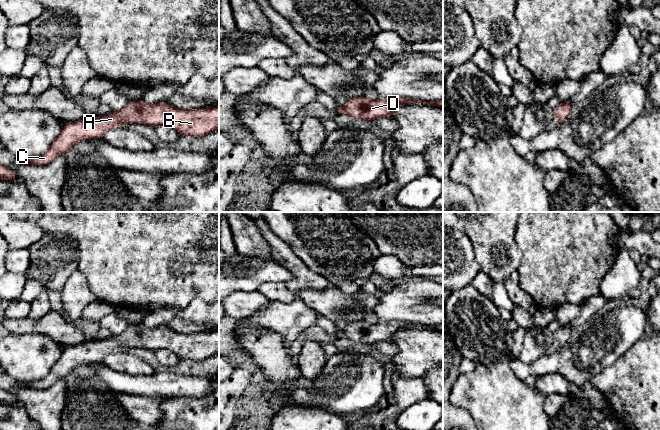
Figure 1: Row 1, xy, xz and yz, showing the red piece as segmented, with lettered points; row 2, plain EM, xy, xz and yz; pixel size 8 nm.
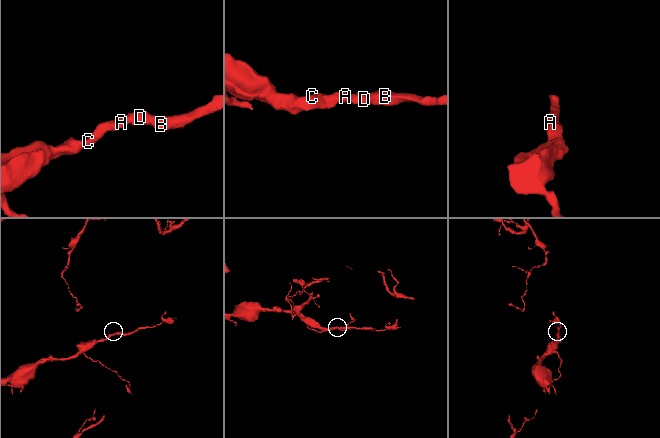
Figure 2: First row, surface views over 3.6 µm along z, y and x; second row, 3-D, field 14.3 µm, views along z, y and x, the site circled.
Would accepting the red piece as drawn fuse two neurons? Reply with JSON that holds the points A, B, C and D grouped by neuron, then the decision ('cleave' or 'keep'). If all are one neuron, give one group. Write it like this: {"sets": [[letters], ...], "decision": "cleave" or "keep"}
{"sets": [["A", "B", "C", "D"]], "decision": "keep"}

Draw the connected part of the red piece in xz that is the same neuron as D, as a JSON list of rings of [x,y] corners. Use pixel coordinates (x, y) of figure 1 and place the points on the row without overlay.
[[[361,320],[350,322],[344,330],[337,330],[337,338],[346,338],[354,343],[360,342],[370,346],[376,342],[390,342],[399,330],[410,326],[443,331],[443,324],[425,325],[402,321],[391,321],[378,324]]]

